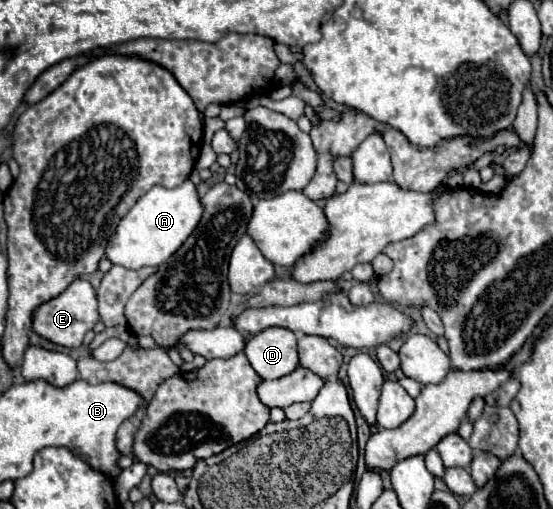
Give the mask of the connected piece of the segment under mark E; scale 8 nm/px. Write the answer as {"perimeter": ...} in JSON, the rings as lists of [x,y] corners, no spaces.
{"perimeter":[[[75,279],[61,295],[41,303],[35,311],[33,311],[33,319],[31,319],[31,327],[37,335],[41,335],[43,339],[67,347],[67,349],[75,349],[81,347],[83,343],[83,335],[93,329],[93,325],[99,321],[99,313],[97,313],[97,299],[95,299],[95,289],[91,287],[89,281],[85,279]]]}

